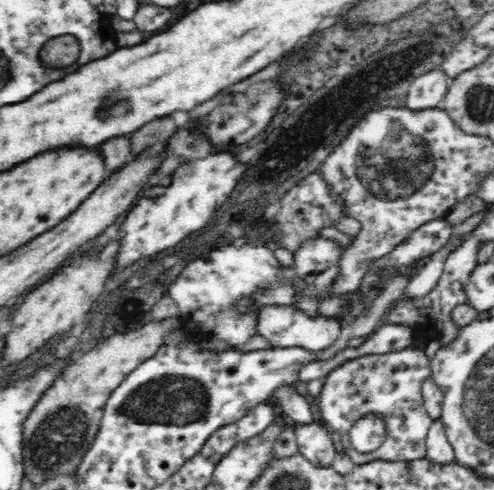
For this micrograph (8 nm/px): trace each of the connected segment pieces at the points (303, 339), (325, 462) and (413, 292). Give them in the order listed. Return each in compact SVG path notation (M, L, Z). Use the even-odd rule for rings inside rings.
M266 304L261 306L257 318L257 334L260 334L270 342L274 349L277 348L305 348L309 351L321 351L340 338L341 324L330 320L329 317L310 317L308 313L298 310L296 307L280 304Z
M316 423L294 426L296 440L301 455L320 468L332 467L336 458L336 448L330 439L330 432Z
M455 235L440 250L432 253L430 260L418 270L418 274L410 278L408 288L404 290L404 296L397 302L404 299L417 299L428 294L438 284L443 270L443 261L446 260L447 254L459 244L463 237Z

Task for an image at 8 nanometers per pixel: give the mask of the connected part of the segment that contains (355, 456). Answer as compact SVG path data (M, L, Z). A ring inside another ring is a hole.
M406 347L386 354L364 355L339 365L330 372L318 395L317 402L322 419L332 430L340 433L343 450L354 464L378 460L418 460L427 453L426 438L433 420L424 406L422 382L432 378L431 357L418 347ZM377 412L385 424L384 442L368 454L358 452L349 439L356 420Z

